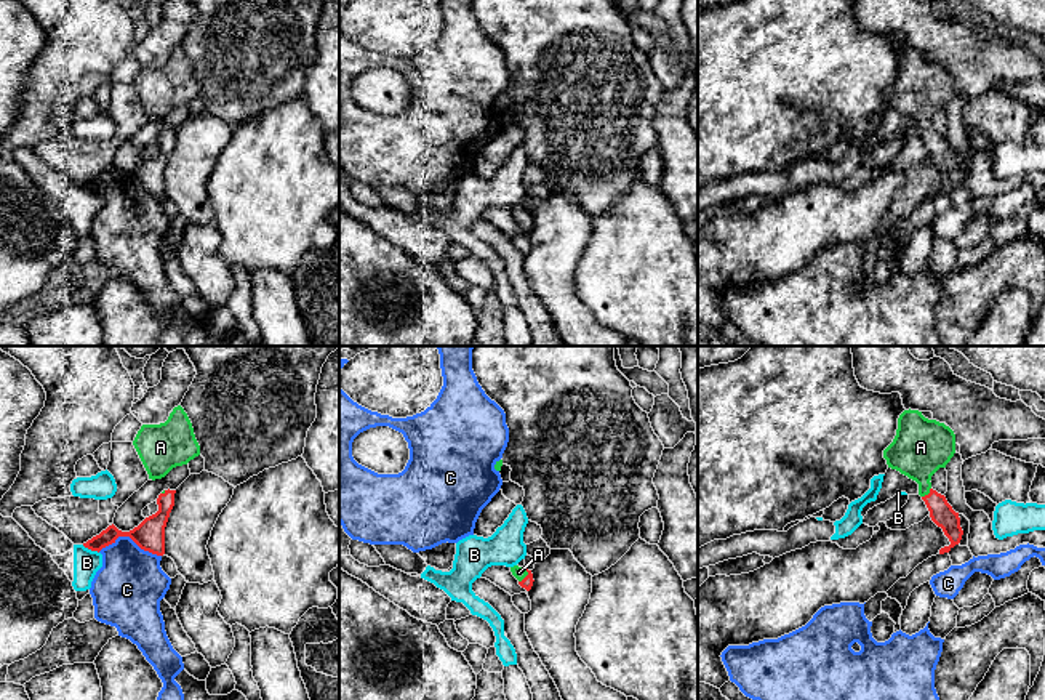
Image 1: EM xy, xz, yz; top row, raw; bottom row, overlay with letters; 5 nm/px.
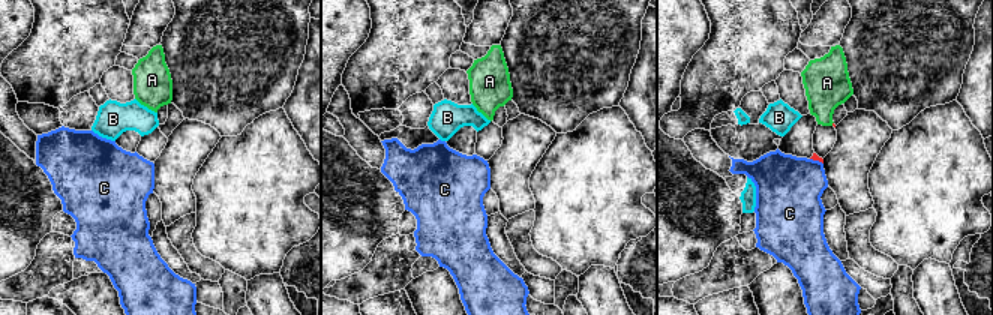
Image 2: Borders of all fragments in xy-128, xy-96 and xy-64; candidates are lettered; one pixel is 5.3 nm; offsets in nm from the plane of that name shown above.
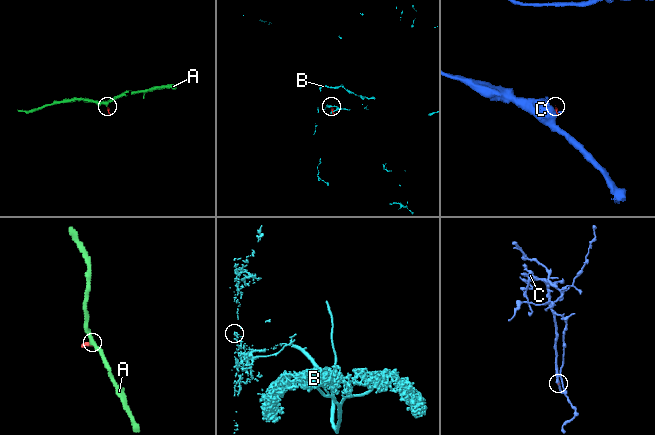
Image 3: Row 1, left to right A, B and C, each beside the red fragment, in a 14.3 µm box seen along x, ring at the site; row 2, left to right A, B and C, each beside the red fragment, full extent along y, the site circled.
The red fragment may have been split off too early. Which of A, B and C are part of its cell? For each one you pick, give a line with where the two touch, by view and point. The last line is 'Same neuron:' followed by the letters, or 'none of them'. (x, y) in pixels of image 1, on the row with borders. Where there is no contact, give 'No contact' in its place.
A: Touches red at xz (527, 575)
Same neuron: A

